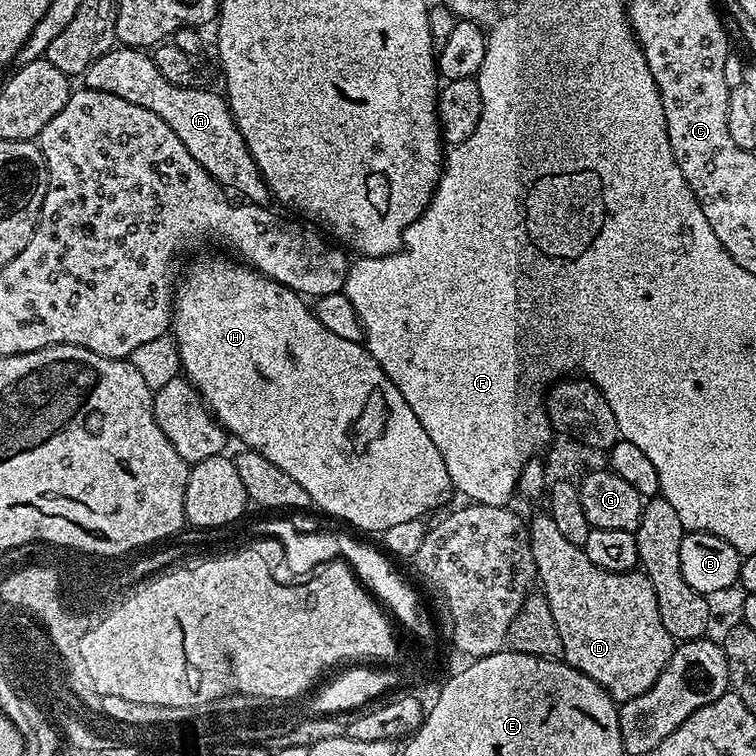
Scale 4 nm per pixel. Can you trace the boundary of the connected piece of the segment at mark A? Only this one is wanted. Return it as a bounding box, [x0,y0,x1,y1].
[82,46,269,204]

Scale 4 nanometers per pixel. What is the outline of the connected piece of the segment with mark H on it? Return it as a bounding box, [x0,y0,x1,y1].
[170,255,453,534]

